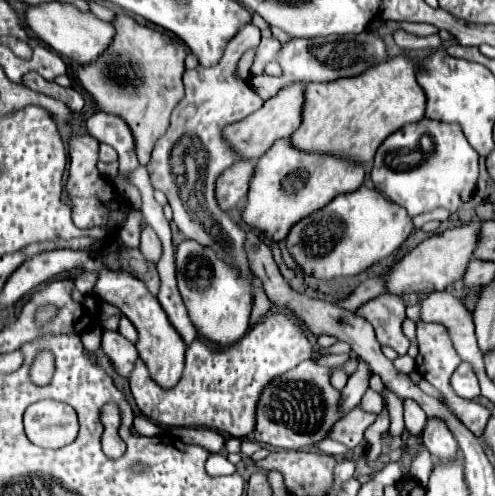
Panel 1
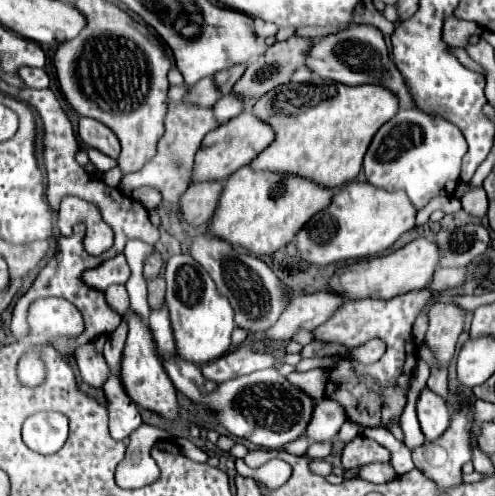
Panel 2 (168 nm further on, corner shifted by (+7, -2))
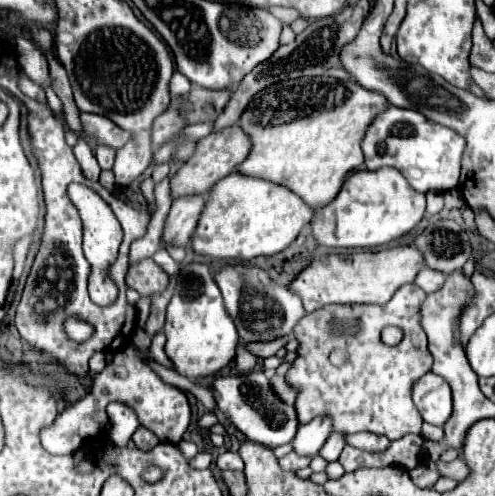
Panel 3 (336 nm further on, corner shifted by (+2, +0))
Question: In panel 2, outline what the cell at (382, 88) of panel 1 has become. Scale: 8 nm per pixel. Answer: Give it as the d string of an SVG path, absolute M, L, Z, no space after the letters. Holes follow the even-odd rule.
M313 80L307 84L285 84L269 90L263 94L251 108L251 114L257 116L261 122L267 122L273 132L275 140L271 146L267 146L253 162L247 166L251 170L259 172L277 172L277 174L295 174L301 178L309 178L311 182L317 182L317 186L325 186L329 190L339 188L347 182L351 182L359 170L365 156L365 150L373 138L373 134L379 130L381 124L385 124L393 114L397 114L397 96L383 90L381 86L345 86L337 82L327 80Z

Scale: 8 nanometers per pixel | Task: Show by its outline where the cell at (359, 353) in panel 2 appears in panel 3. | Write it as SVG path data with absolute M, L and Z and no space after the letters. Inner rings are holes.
M384 328L382 330L382 342L386 346L396 346L402 340L402 330L400 328Z

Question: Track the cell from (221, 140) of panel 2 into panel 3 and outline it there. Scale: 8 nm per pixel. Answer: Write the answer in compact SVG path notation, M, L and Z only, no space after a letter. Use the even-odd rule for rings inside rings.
M234 124L222 132L212 132L210 136L198 140L194 156L186 164L182 164L180 170L176 172L176 176L170 180L172 196L180 198L180 196L188 196L188 194L208 194L210 188L218 180L232 174L236 170L236 166L242 164L242 160L246 160L246 156L250 154L250 148L252 148L250 138L246 138L240 124Z

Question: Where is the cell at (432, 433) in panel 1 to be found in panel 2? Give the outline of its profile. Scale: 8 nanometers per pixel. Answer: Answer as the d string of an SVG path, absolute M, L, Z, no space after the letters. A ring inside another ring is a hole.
M427 386L421 390L417 400L417 416L421 422L421 430L427 440L439 438L449 428L449 408L445 400L433 394Z

